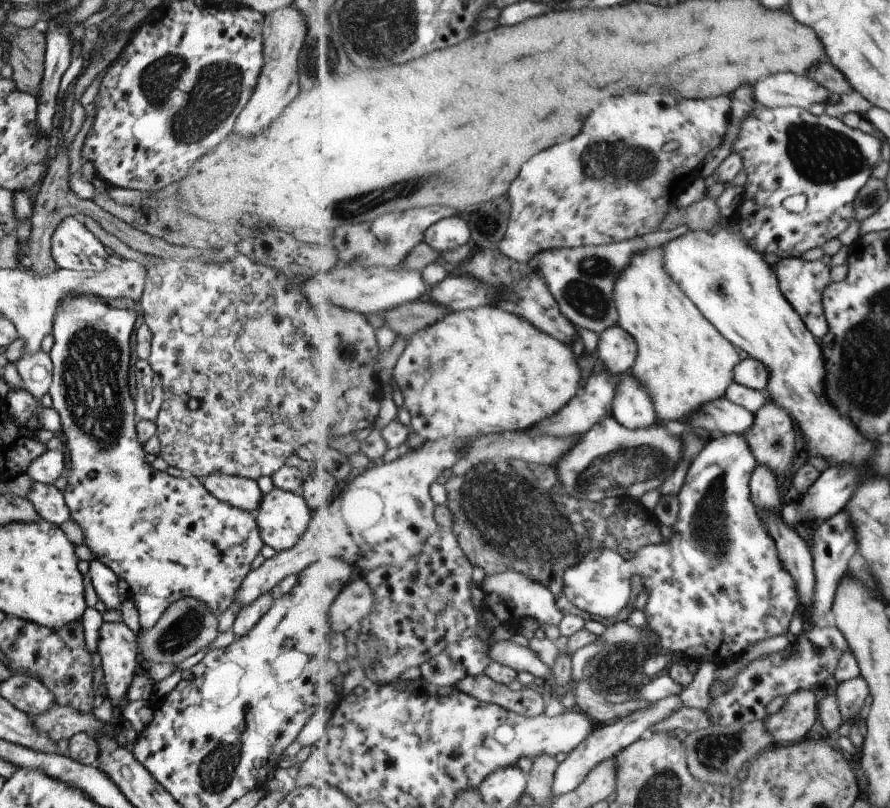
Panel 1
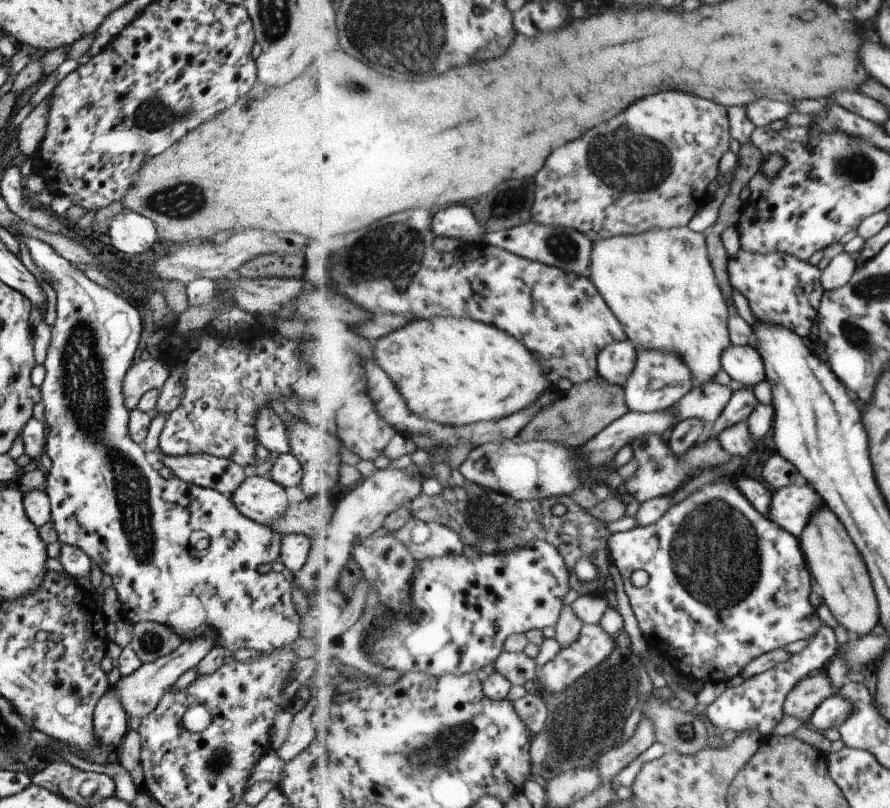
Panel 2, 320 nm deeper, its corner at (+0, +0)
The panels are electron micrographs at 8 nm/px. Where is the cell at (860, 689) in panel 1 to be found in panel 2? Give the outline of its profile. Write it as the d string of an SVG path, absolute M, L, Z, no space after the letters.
M835 694L824 700L809 722L815 726L818 732L823 732L827 728L838 729L849 718L853 709L853 704L848 699Z

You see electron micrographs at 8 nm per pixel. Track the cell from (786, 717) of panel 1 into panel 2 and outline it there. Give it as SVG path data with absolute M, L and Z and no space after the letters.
M826 670L809 674L791 690L784 704L784 712L802 721L810 721L813 713L824 700L835 695L833 682L829 680Z

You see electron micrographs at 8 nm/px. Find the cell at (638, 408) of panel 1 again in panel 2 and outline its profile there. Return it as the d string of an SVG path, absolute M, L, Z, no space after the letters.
M657 349L655 352L651 350L639 350L635 368L624 386L624 391L627 406L631 411L638 413L652 413L670 409L676 402L679 402L679 400L686 394L689 394L694 388L694 376L690 366L687 366L687 363L677 353Z

